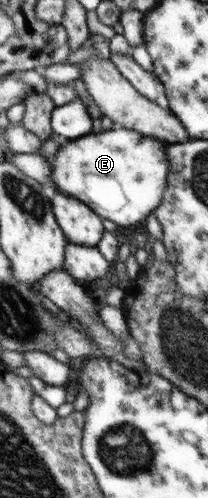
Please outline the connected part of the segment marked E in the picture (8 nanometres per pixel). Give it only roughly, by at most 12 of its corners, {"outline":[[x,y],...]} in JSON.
{"outline":[[111,128],[61,146],[57,192],[120,229],[161,203],[169,143]]}

